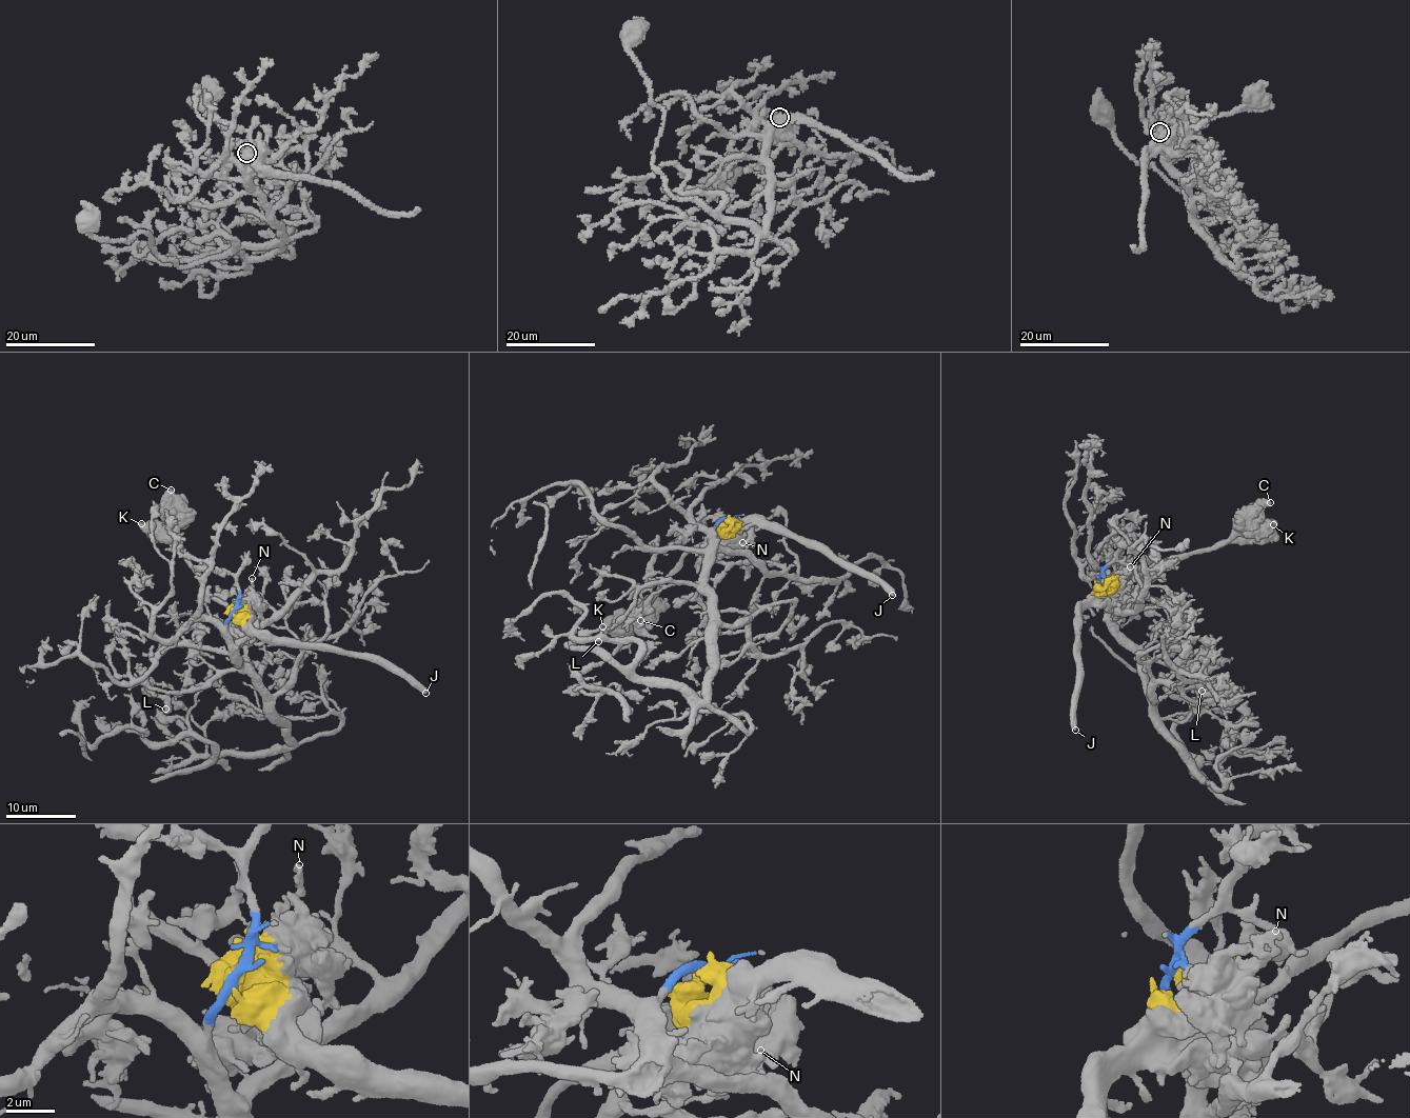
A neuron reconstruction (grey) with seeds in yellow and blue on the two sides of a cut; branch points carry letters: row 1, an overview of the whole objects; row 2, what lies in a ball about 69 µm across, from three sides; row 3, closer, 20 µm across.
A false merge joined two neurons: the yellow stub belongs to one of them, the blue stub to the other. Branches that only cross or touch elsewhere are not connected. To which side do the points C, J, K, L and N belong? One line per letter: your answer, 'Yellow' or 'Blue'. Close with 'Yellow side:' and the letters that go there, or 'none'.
C: Yellow
J: Yellow
K: Yellow
L: Blue
N: Yellow
Yellow side: C, J, K, N

